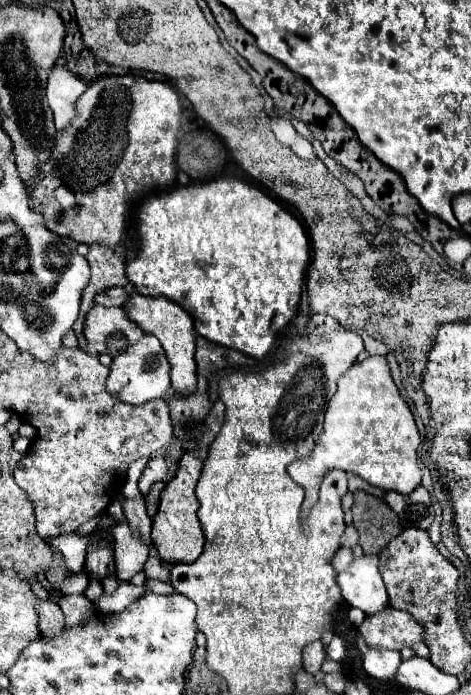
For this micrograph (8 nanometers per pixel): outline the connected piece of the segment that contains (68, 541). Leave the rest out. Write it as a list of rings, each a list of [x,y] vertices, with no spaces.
[[[69,533],[69,535],[59,535],[59,537],[47,541],[51,547],[55,547],[55,549],[59,549],[63,553],[65,567],[67,567],[69,573],[83,571],[87,549],[93,540],[90,542],[82,537],[77,535],[77,533]]]

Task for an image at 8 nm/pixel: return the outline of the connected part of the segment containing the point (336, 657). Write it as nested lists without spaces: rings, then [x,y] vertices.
[[[333,637],[333,641],[327,645],[327,657],[333,661],[341,661],[345,655],[345,647],[343,641],[339,637]]]

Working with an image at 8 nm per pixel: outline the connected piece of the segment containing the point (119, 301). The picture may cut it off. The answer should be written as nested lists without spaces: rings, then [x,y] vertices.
[[[113,287],[109,291],[99,293],[95,297],[95,301],[99,305],[105,305],[105,307],[125,307],[129,303],[129,291],[123,287]]]

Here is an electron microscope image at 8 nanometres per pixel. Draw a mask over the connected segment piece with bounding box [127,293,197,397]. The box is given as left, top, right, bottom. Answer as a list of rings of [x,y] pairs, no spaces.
[[[131,293],[131,303],[127,305],[127,315],[131,321],[135,321],[145,333],[155,335],[171,363],[171,389],[183,397],[191,395],[197,389],[197,365],[195,365],[195,335],[193,335],[193,319],[187,311],[183,311],[179,305],[171,303],[169,299],[157,297],[149,299],[139,293]]]

